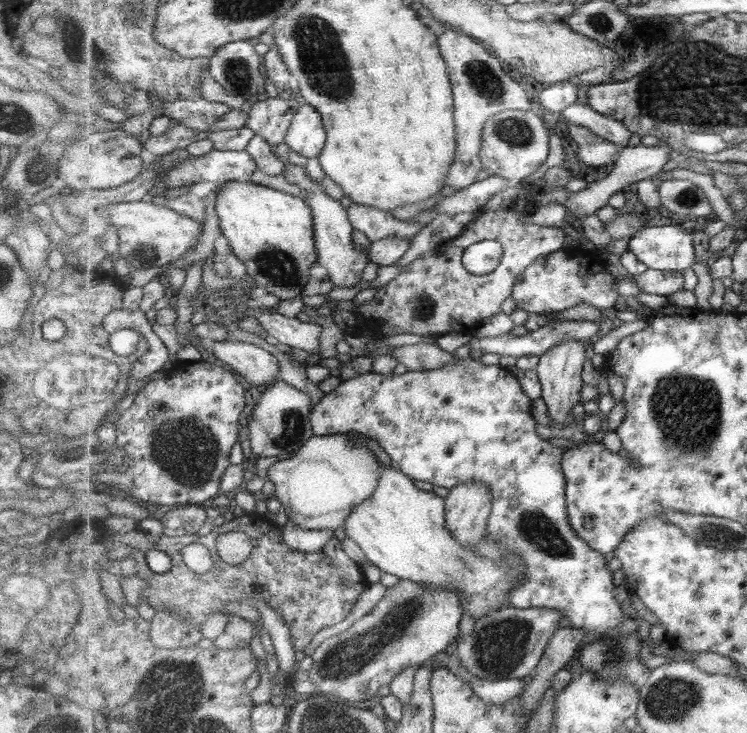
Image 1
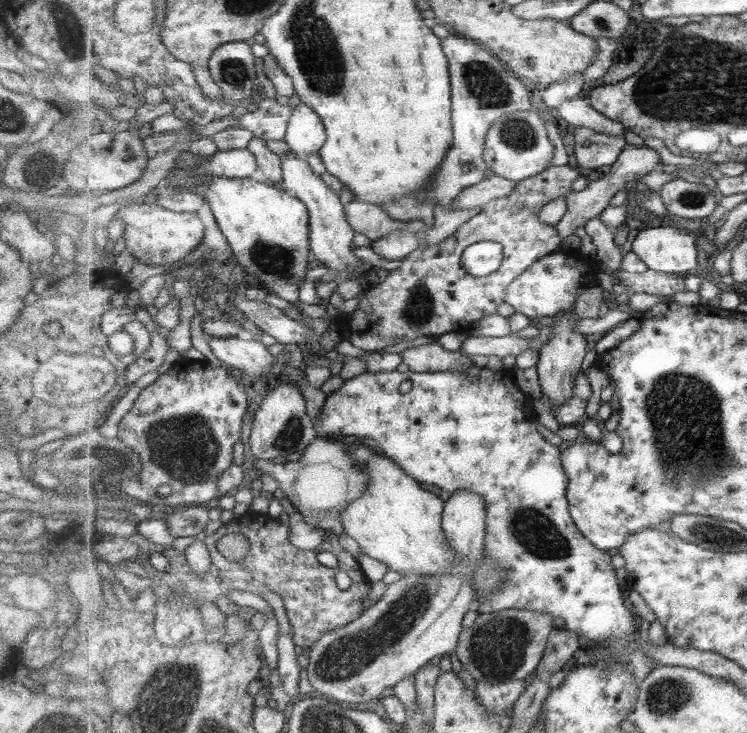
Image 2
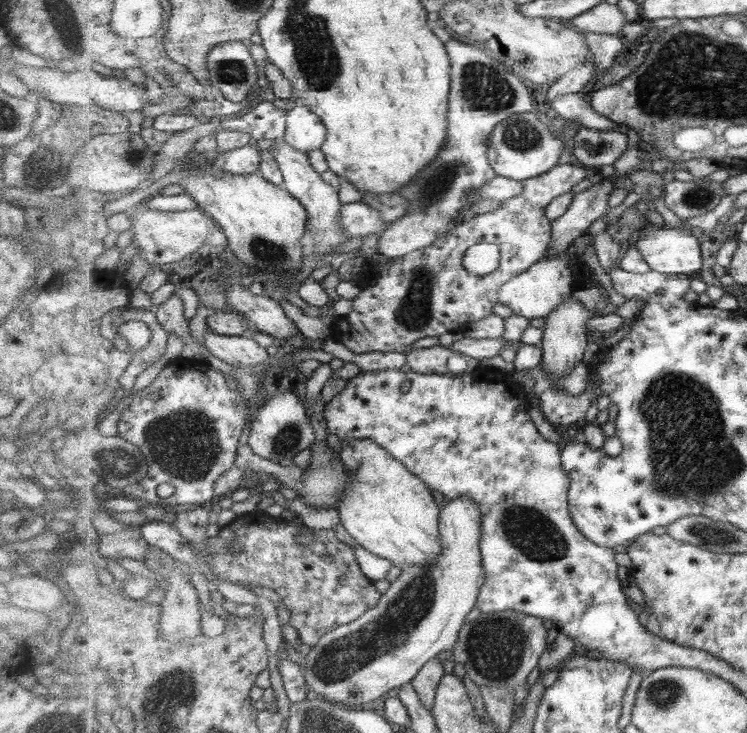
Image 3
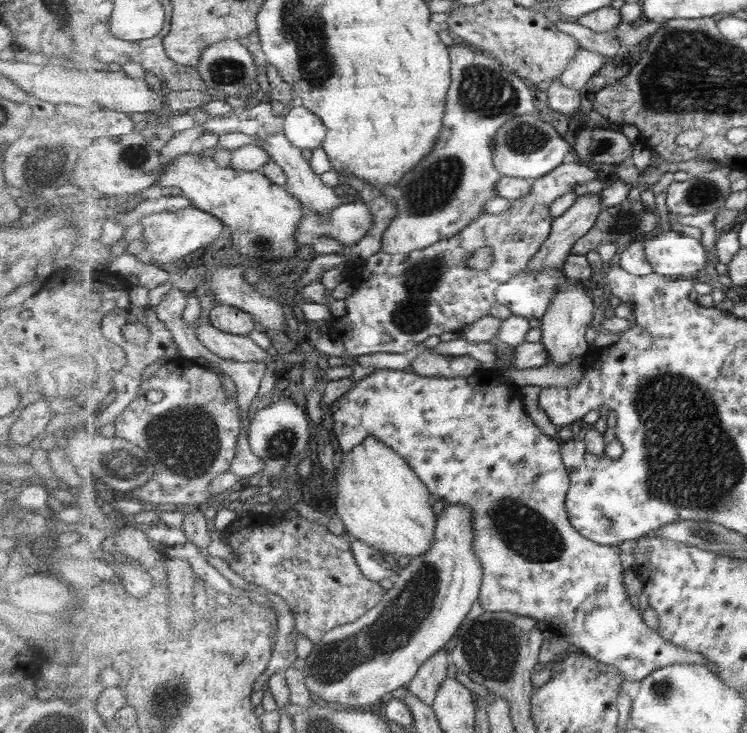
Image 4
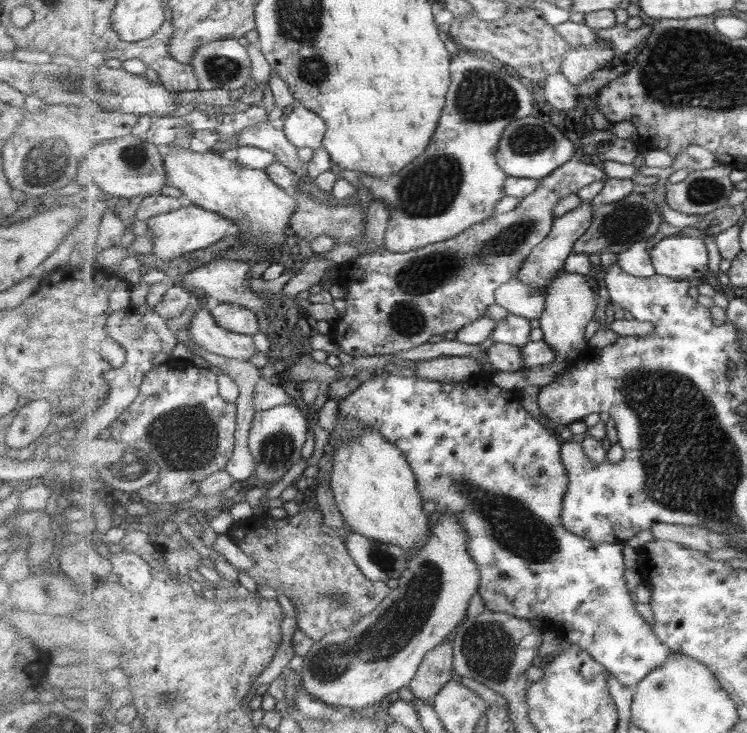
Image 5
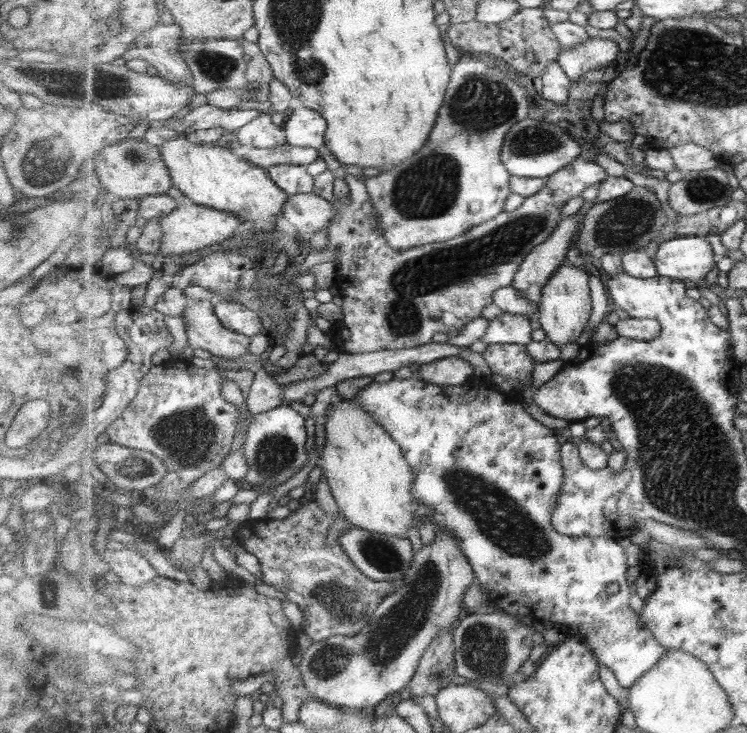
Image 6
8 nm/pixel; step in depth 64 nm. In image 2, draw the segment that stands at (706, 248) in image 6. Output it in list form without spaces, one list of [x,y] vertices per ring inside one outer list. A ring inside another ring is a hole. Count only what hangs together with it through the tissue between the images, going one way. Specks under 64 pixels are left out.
[[[661,226],[635,233],[627,248],[653,270],[660,273],[686,275],[699,264],[697,233]]]

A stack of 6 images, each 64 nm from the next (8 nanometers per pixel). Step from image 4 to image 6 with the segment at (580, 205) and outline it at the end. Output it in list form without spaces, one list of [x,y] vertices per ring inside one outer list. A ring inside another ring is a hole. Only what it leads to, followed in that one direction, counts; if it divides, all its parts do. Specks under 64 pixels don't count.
[[[571,215],[564,217],[557,230],[547,241],[537,245],[521,263],[513,286],[523,298],[539,307],[543,288],[549,283],[557,269],[567,260],[567,252],[573,234],[583,229],[585,217]]]

